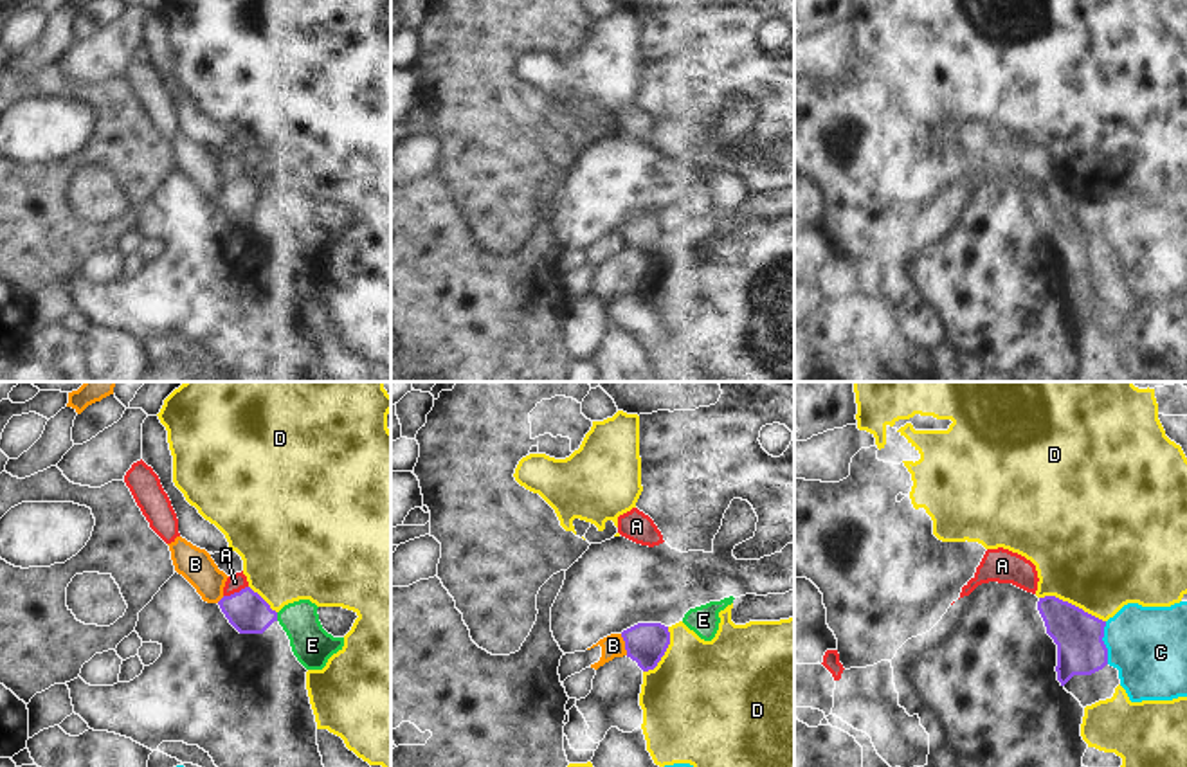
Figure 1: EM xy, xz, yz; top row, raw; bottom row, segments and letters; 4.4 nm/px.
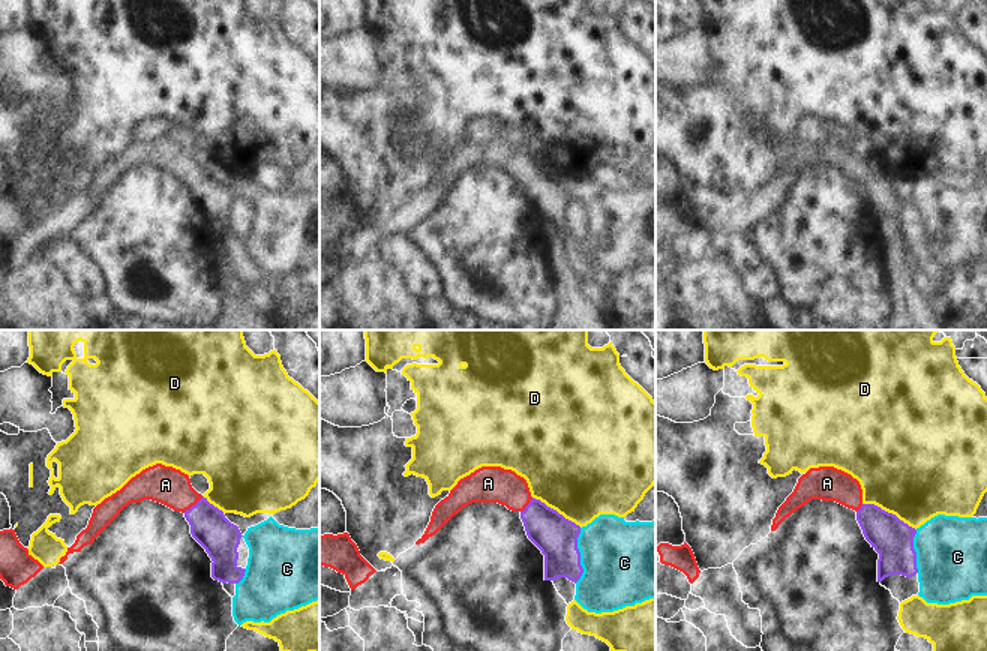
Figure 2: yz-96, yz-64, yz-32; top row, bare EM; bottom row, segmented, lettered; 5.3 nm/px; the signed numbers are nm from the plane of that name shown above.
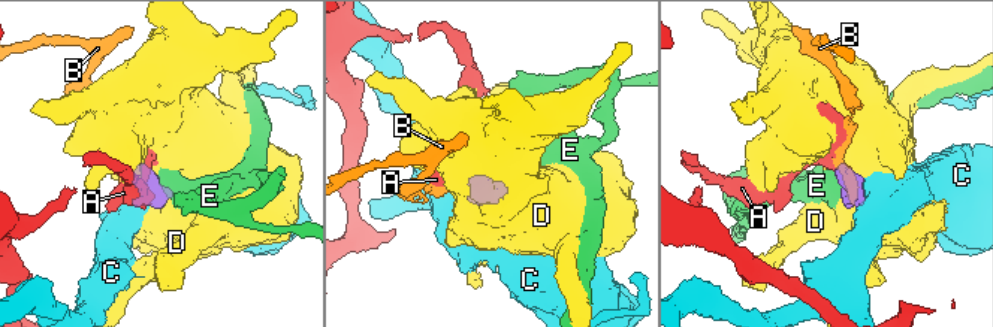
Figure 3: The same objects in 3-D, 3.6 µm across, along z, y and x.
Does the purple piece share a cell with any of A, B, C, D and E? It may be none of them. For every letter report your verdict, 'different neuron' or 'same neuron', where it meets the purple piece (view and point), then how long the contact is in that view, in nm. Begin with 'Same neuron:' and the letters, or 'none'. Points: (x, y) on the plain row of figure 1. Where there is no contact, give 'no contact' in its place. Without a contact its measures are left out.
Same neuron: A
A: same neuron; meets purple in xy at (235, 189); contact 120 nm long
B: different neuron; meets purple in xz at (625, 242); contact 100 nm long
C: different neuron; meets purple in yz at (1103, 240); contact 190 nm long
D: different neuron; meets purple in yz at (1070, 200); contact 320 nm long
E: different neuron; meets purple in xy at (276, 213); contact 40 nm long

